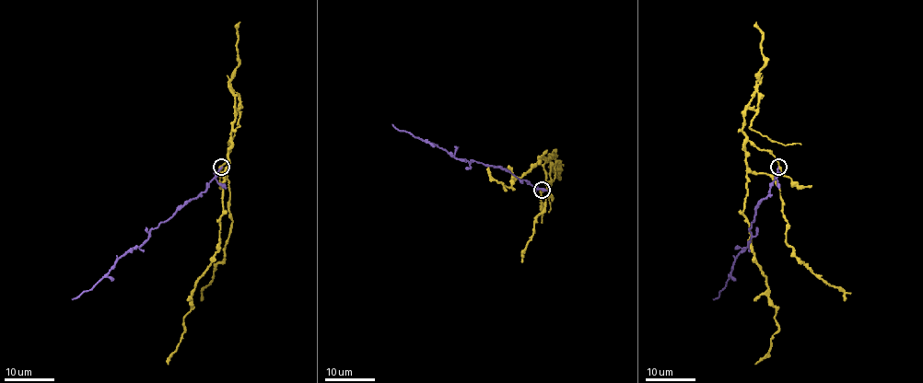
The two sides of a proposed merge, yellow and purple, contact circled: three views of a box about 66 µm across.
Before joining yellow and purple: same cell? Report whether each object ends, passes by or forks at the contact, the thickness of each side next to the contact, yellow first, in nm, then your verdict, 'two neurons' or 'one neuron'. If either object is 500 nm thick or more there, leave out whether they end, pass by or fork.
yellow passes by | purple ends | 320/240 nm | two neurons

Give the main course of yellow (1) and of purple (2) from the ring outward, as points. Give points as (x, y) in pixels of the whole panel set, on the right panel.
1: (778, 167), (767, 151), (745, 144), (742, 215), (777, 330), (771, 349), (755, 364)
2: (777, 167), (773, 186), (757, 204), (750, 228), (750, 242), (736, 257), (720, 294), (713, 299)

